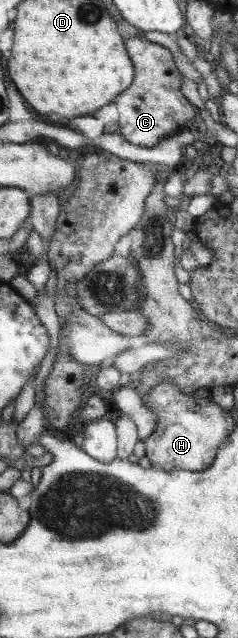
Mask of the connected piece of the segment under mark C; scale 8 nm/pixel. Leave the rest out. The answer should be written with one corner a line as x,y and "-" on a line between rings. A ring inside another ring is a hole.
138,36
127,37
126,51
134,64
134,81
114,99
118,112
118,131
136,147
155,147
164,138
176,135
196,115
192,105
180,95
180,75
170,61
171,54
163,46

